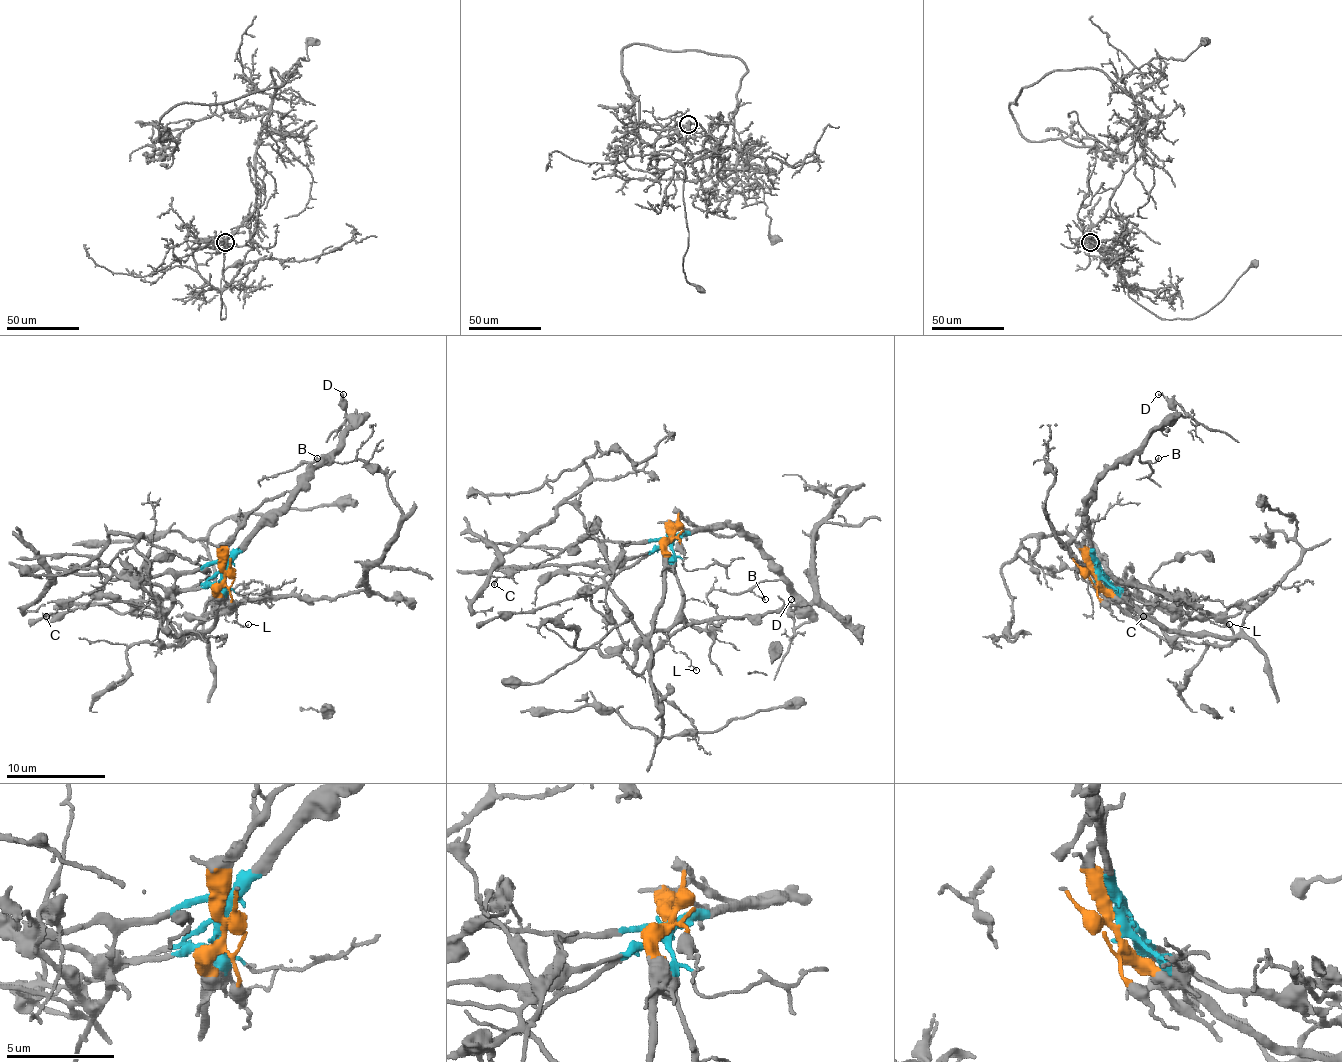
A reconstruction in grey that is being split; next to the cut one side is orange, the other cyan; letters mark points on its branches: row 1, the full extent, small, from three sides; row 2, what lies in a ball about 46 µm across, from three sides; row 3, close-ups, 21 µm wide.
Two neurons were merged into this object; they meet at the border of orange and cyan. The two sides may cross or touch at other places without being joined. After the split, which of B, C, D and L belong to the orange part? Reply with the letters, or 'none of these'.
none of these

